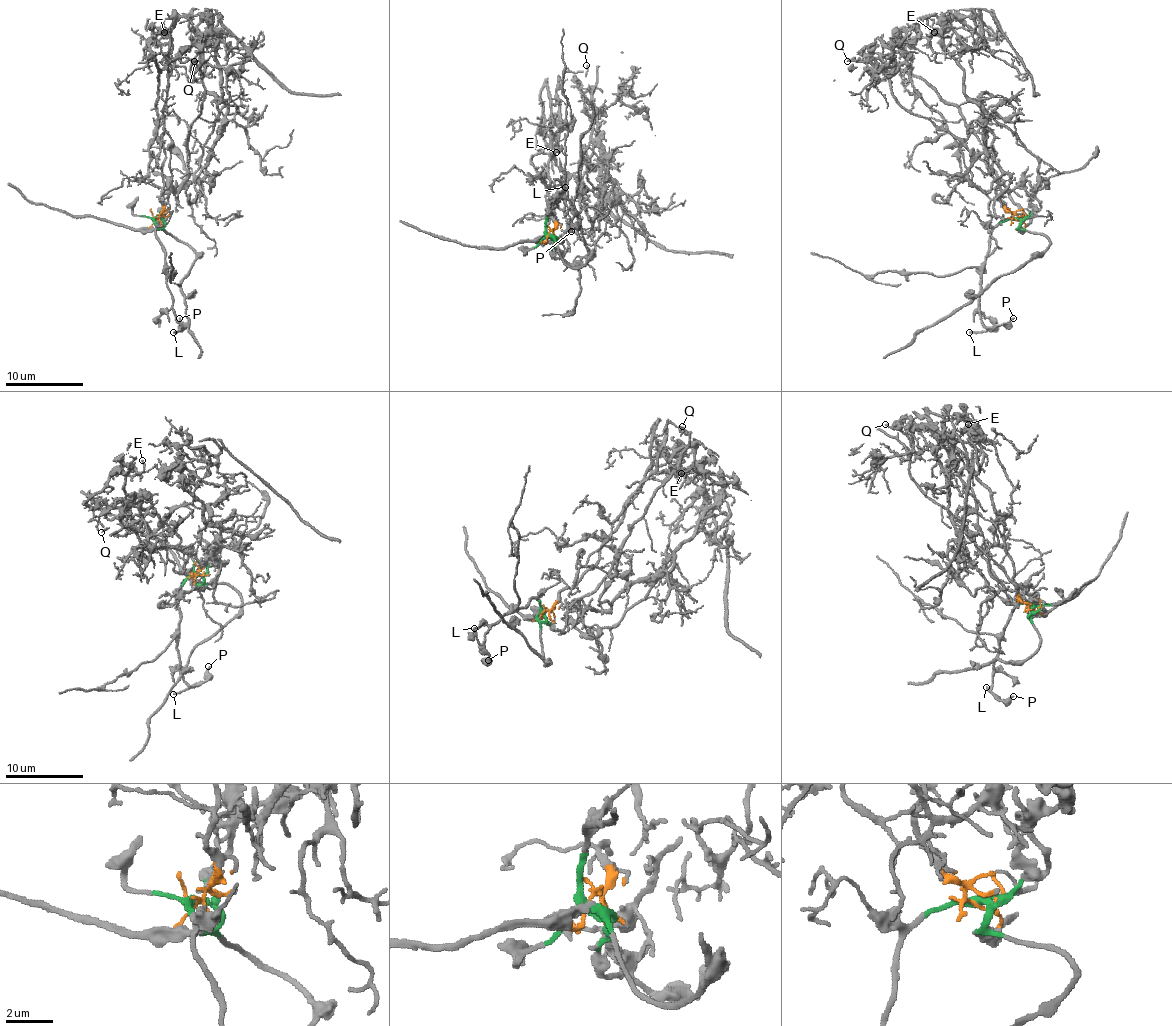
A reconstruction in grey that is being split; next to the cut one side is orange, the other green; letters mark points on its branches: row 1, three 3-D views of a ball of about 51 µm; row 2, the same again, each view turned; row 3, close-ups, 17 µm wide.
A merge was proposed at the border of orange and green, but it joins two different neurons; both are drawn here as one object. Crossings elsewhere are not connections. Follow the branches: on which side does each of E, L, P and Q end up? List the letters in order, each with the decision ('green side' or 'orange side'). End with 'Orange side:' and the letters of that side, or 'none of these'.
E: orange side
L: green side
P: green side
Q: orange side
Orange side: E, Q

